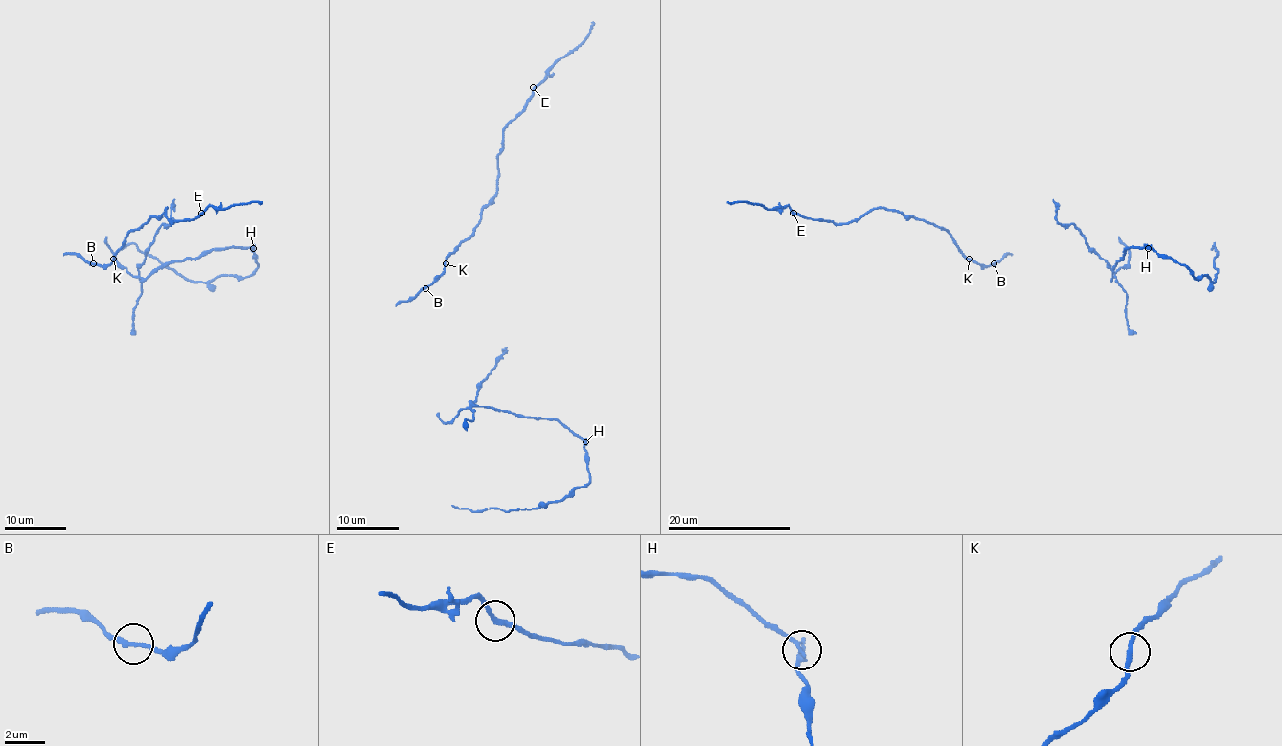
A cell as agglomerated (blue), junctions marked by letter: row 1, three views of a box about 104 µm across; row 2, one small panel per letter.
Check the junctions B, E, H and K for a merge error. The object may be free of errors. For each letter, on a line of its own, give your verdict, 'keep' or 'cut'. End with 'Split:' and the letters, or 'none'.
B: keep
E: keep
H: cut
K: keep
Split: H

